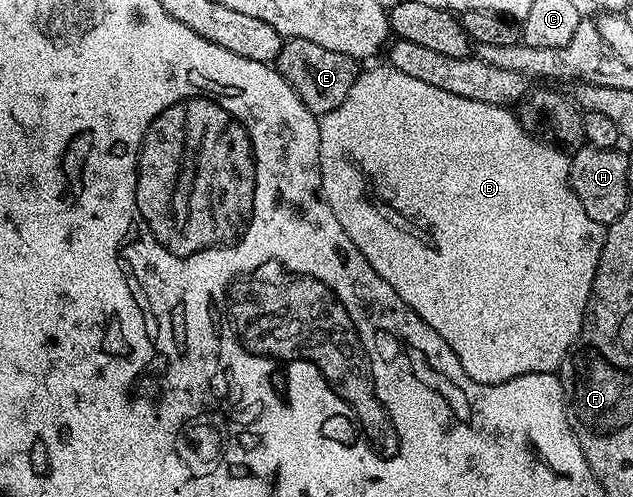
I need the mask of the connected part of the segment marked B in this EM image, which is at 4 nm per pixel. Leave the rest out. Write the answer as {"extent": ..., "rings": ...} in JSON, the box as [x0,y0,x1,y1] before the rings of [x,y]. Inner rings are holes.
{"extent":[319,65,606,383],"rings":[[[391,65],[383,66],[372,67],[369,71],[368,68],[361,70],[360,76],[356,78],[350,89],[350,93],[346,93],[346,101],[342,101],[342,105],[338,105],[338,109],[319,116],[320,190],[324,200],[330,205],[334,217],[338,217],[338,225],[342,225],[342,229],[346,229],[346,237],[350,237],[350,241],[354,241],[354,245],[362,253],[362,257],[366,257],[366,261],[370,261],[374,273],[378,273],[378,277],[382,277],[382,281],[386,281],[386,285],[390,285],[394,289],[394,293],[398,293],[398,297],[402,297],[402,301],[406,301],[406,305],[410,305],[410,309],[414,309],[414,313],[418,313],[418,317],[422,317],[422,321],[426,321],[426,325],[430,325],[430,329],[434,329],[434,333],[438,333],[438,337],[442,337],[442,341],[446,341],[446,345],[450,345],[450,349],[454,349],[454,357],[458,357],[458,361],[462,361],[462,369],[466,369],[466,373],[474,381],[501,383],[502,381],[510,381],[514,377],[522,377],[526,373],[559,372],[561,363],[571,351],[576,338],[580,336],[580,330],[584,324],[584,314],[588,308],[588,298],[592,292],[592,282],[596,276],[606,234],[605,224],[594,221],[594,217],[587,215],[586,209],[582,209],[582,201],[578,201],[578,197],[574,193],[570,181],[572,165],[569,156],[559,146],[553,145],[529,131],[513,112],[511,115],[511,110],[508,107],[490,105],[482,101],[470,101],[470,97],[454,97],[454,93],[434,89],[434,85],[426,85],[426,81],[418,81],[415,77],[406,77],[406,73],[398,73],[398,69],[394,69]]]}

